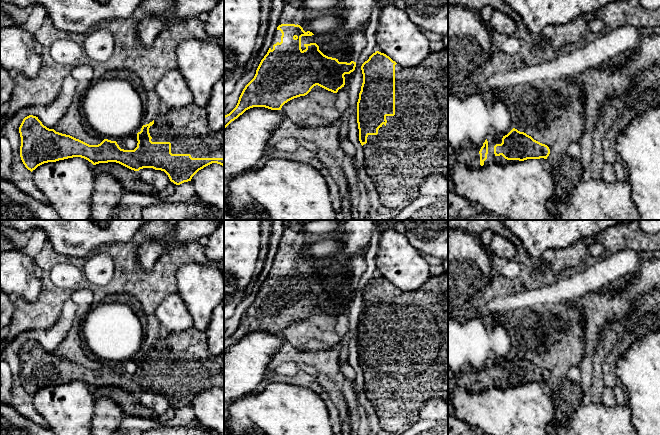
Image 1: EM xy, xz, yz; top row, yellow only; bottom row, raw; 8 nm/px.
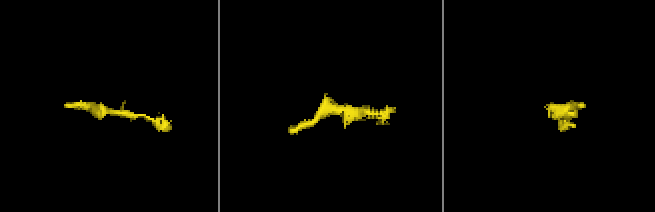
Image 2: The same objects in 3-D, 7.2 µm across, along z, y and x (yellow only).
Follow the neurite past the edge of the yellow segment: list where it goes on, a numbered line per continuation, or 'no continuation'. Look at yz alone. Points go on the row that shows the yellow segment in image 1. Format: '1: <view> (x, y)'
1: yz (469, 155)

